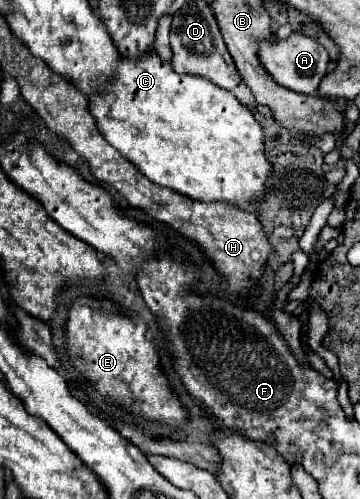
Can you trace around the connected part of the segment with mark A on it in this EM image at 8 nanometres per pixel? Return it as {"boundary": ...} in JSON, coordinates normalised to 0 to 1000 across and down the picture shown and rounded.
{"boundary":[[[814,62],[797,78],[775,78],[769,70],[758,70],[753,78],[719,78],[714,114],[764,166],[825,186],[853,186],[853,190],[875,190],[914,130],[908,102],[875,78],[825,62]]]}

